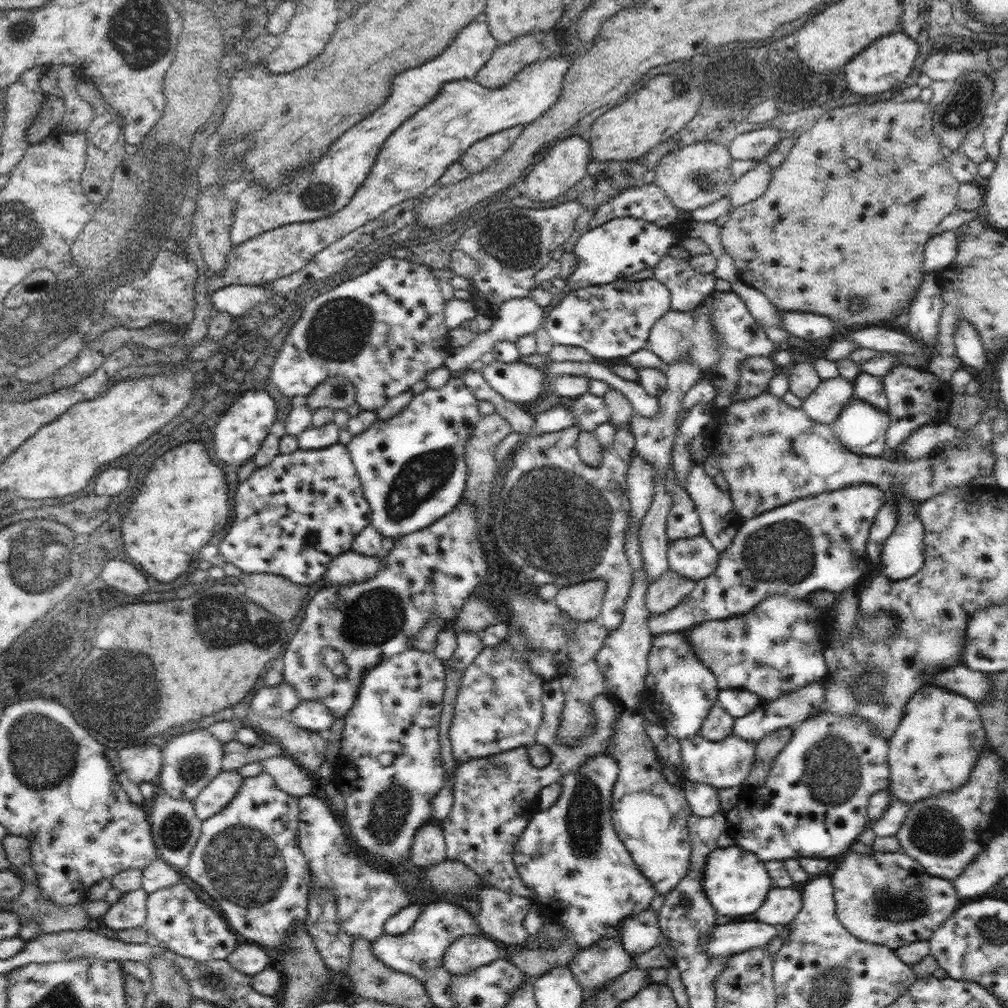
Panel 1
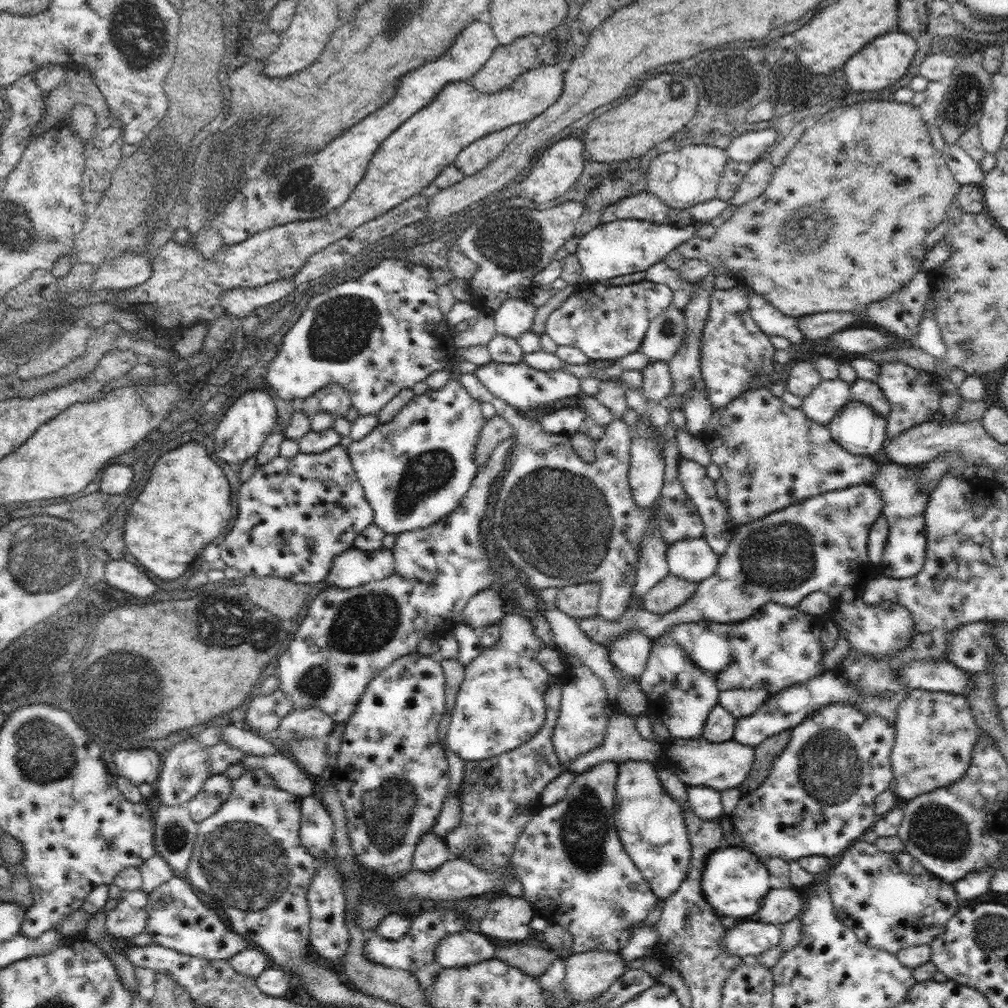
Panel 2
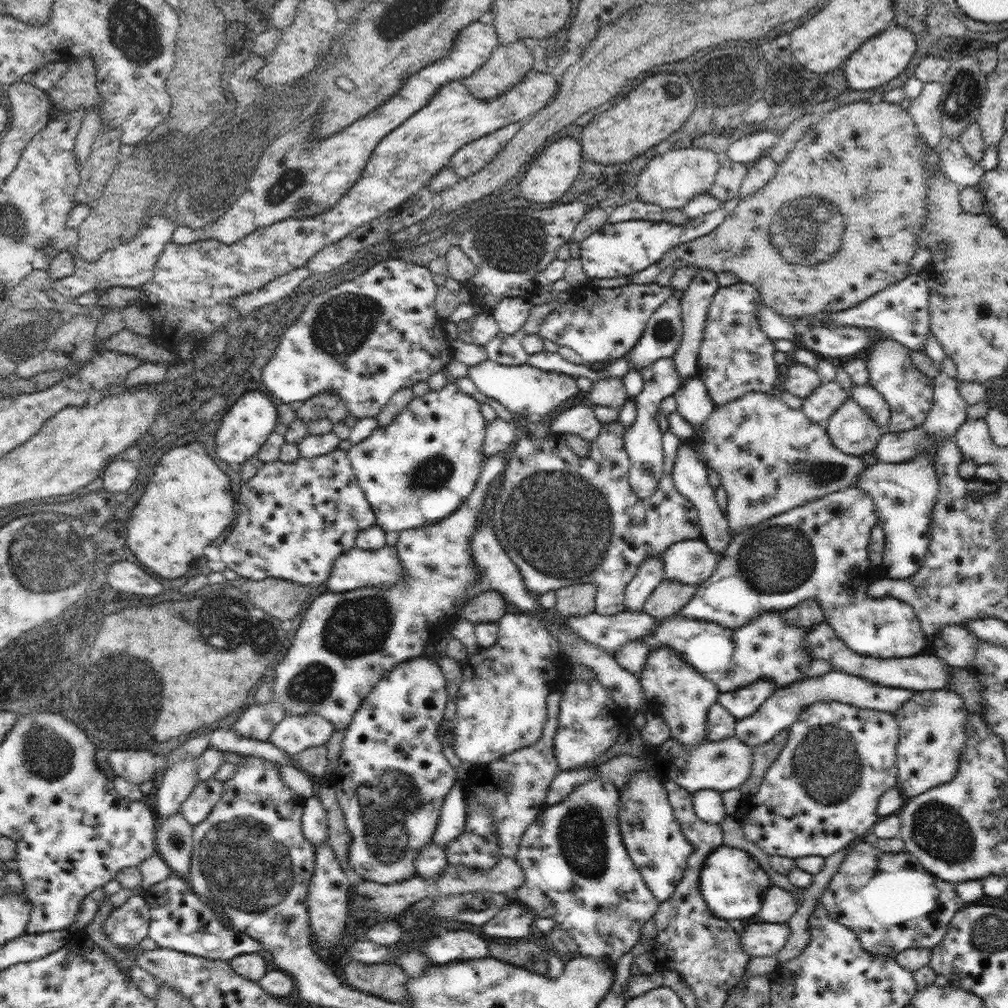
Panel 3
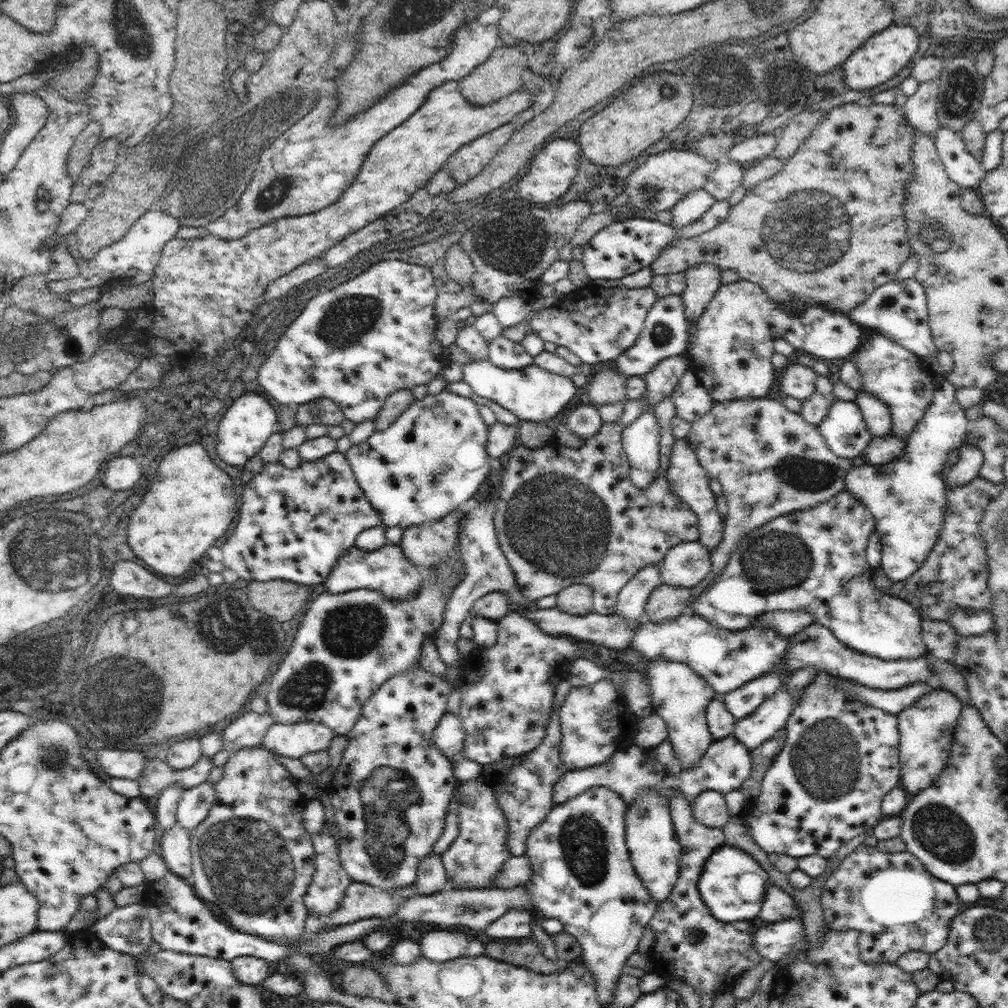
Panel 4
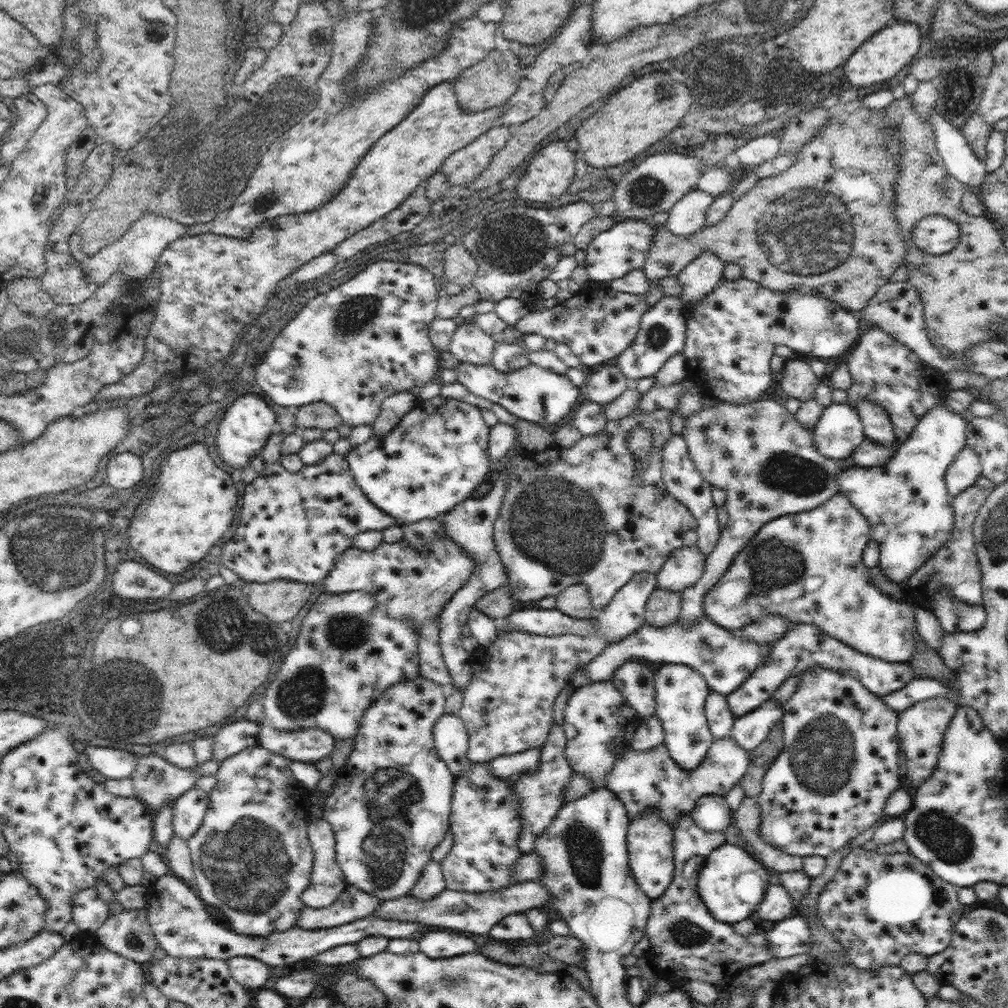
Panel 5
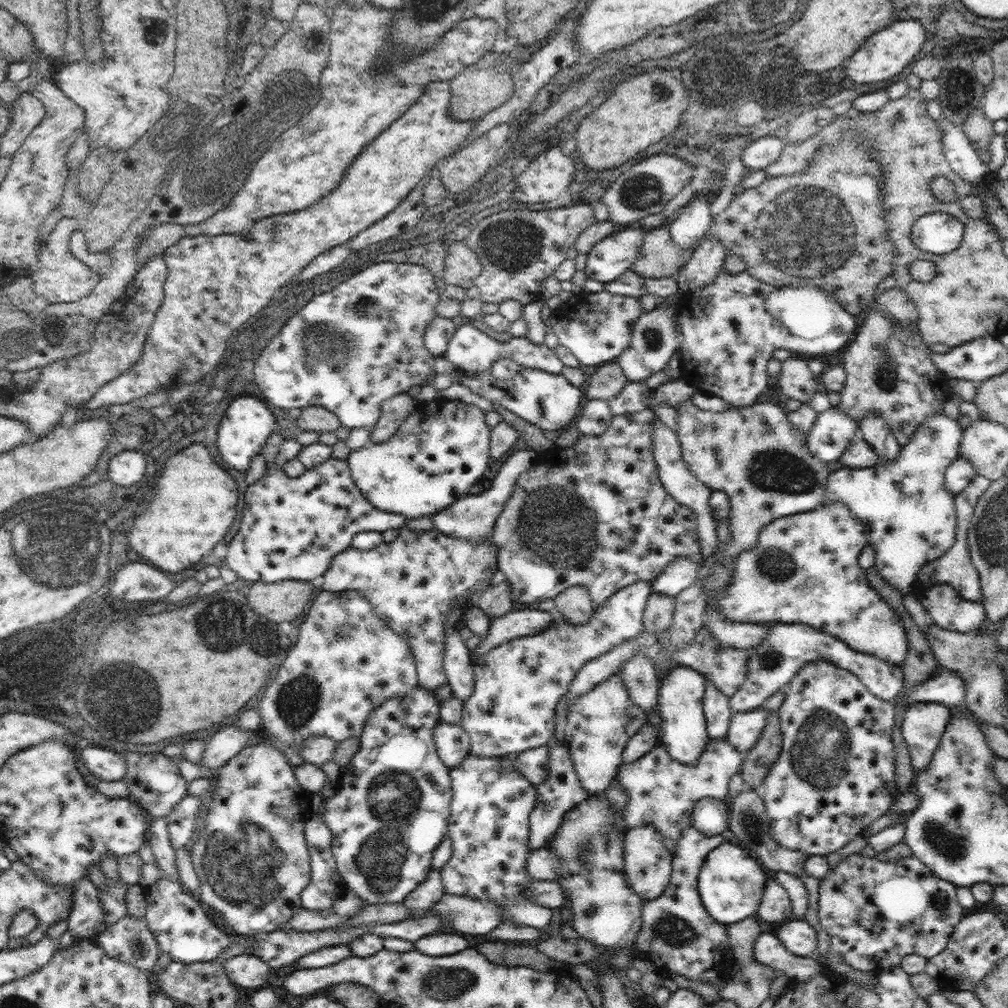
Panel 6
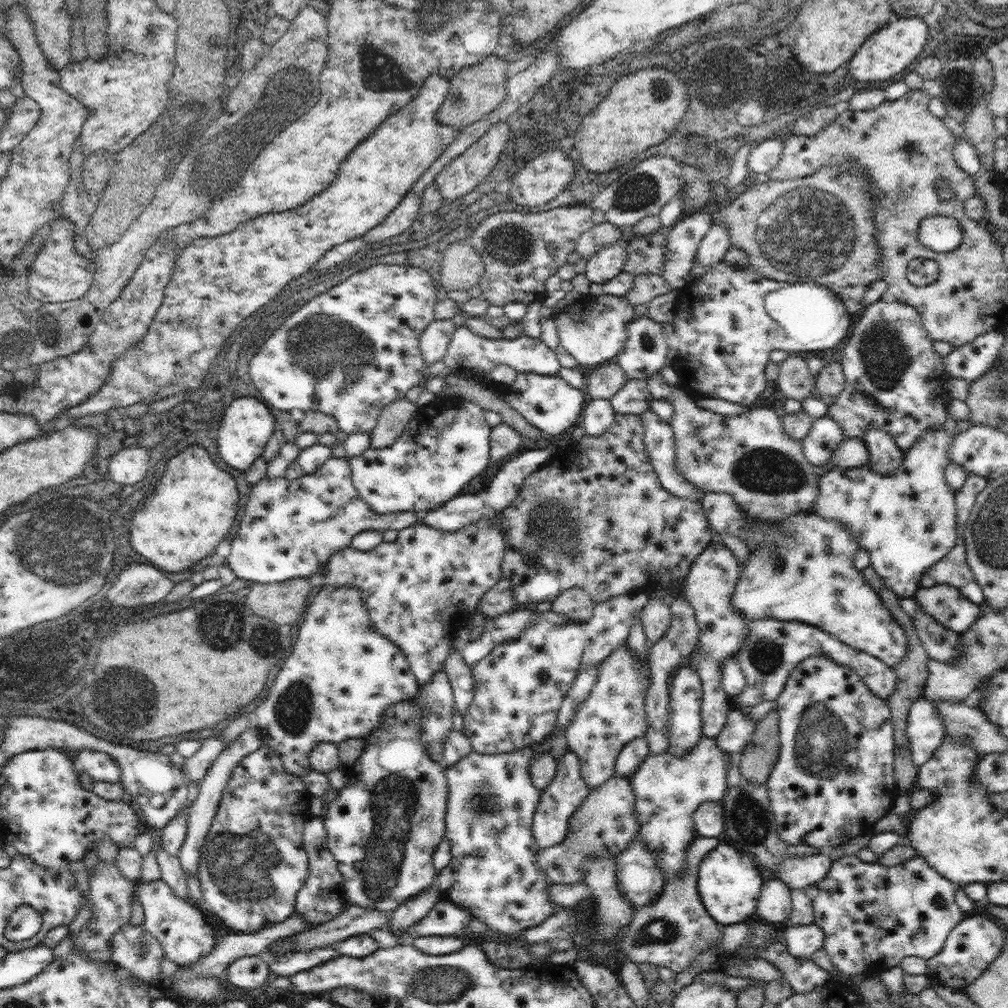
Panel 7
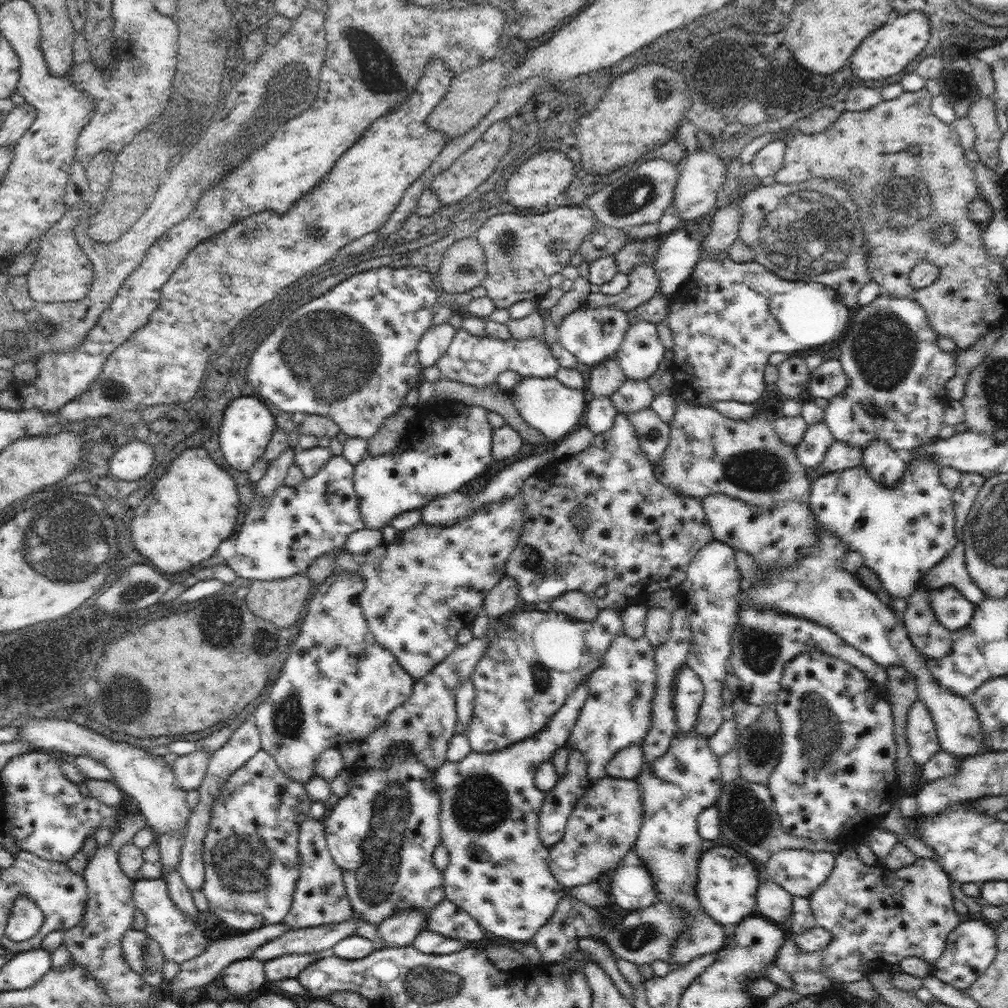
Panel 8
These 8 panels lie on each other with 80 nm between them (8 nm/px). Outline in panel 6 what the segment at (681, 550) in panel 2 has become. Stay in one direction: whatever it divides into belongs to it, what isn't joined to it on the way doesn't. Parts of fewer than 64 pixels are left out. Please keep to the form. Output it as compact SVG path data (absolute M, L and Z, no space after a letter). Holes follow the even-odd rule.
M690 558L676 559L668 569L664 570L664 573L651 581L652 591L676 597L695 582L698 568L700 564L692 562Z

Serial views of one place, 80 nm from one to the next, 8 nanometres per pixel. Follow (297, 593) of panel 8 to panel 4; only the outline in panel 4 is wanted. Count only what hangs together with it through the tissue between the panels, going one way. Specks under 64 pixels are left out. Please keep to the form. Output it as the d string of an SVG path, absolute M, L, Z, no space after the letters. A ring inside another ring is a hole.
M256 581L250 582L248 586L250 604L280 622L294 618L310 594L310 586L298 586L297 582L290 581Z

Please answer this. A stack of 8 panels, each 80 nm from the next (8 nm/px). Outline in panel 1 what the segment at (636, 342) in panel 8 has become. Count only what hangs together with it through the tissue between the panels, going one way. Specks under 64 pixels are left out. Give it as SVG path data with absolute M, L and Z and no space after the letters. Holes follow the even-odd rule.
M709 299L705 300L704 303L701 303L695 310L690 310L688 312L682 312L677 310L670 309L666 314L662 315L662 318L659 318L654 326L649 332L649 339L647 340L646 347L652 351L656 356L658 356L660 363L665 366L669 366L678 362L680 359L683 361L692 361L698 364L701 368L701 371L710 372L715 367L715 364L719 359L720 352L720 340L717 340L715 336L715 330L711 326L711 312L713 311L713 305L710 304Z

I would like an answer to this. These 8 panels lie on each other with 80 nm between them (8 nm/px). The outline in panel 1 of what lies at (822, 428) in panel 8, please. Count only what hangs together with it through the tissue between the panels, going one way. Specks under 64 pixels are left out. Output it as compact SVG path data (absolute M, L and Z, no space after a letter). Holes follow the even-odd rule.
M858 397L850 399L831 424L834 436L848 449L859 455L867 457L880 456L886 448L887 430L889 427L889 414L872 406L869 402L860 400Z

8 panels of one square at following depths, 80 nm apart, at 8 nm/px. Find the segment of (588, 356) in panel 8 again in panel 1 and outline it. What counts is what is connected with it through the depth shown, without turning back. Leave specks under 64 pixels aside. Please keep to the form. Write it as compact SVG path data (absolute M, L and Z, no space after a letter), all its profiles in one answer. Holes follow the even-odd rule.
M654 277L641 281L618 279L608 284L590 285L586 288L571 290L550 310L545 322L545 330L558 345L578 346L588 351L593 357L603 360L630 356L645 348L649 332L654 323L671 309L669 288Z

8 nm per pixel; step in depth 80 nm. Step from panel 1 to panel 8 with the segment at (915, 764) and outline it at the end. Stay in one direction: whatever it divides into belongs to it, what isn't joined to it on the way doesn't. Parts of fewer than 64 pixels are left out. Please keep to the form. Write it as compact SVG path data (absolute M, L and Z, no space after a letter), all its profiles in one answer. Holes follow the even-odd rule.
M920 699L908 711L906 736L910 756L917 764L926 764L941 749L932 715Z

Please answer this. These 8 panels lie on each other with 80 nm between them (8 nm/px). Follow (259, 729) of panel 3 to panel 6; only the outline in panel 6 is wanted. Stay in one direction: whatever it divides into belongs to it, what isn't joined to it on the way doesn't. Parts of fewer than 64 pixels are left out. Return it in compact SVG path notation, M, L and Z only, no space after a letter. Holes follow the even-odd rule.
M226 726L216 732L210 741L206 741L200 764L218 769L236 756L246 745L252 730L242 730L238 726Z

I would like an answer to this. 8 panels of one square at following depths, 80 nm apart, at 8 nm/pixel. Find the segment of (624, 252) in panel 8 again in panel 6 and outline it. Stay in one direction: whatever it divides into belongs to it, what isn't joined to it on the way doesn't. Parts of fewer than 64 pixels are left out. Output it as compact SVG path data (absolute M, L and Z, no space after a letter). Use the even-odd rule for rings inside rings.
M665 225L652 228L644 235L631 269L644 279L673 276L686 264L700 243L701 240L697 240L689 250L683 250L672 240Z

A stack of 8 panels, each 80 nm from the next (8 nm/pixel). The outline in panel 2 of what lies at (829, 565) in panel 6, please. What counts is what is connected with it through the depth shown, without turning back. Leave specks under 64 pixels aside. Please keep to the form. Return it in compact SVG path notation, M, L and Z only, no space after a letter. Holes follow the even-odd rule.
M862 484L816 495L786 508L778 509L760 520L738 527L728 549L719 556L717 572L710 578L697 583L694 595L675 610L663 615L645 609L629 610L616 622L607 621L600 615L594 615L579 619L579 627L592 641L602 646L610 645L615 638L619 638L621 634L629 630L639 630L648 638L655 639L664 635L669 628L685 622L700 620L721 623L740 622L750 618L770 601L782 606L794 607L812 592L819 591L826 593L832 599L834 610L844 614L841 628L845 630L845 636L847 636L851 648L855 648L862 654L889 658L909 646L913 634L915 637L915 626L911 612L904 606L894 604L894 602L868 606L860 596L860 592L866 585L866 578L870 578L870 565L872 565L867 552L868 538L872 526L881 515L882 505L880 493L871 484Z

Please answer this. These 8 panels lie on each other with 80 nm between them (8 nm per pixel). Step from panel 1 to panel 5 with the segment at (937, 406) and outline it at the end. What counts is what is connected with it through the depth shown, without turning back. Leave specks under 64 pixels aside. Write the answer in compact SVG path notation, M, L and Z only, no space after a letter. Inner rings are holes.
M874 325L872 330L868 330L852 348L852 354L848 358L848 368L852 377L852 384L847 390L847 403L856 406L859 400L869 400L882 406L888 413L893 424L897 442L903 443L912 434L921 418L941 401L942 378L936 376L937 369L927 365L916 353L902 344L898 339L882 332Z

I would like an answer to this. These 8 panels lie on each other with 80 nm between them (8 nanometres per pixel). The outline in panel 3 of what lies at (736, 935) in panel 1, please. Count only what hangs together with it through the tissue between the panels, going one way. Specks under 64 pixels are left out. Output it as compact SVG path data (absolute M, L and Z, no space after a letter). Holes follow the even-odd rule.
M752 923L741 934L743 951L751 957L775 956L786 946L790 926L786 923Z

